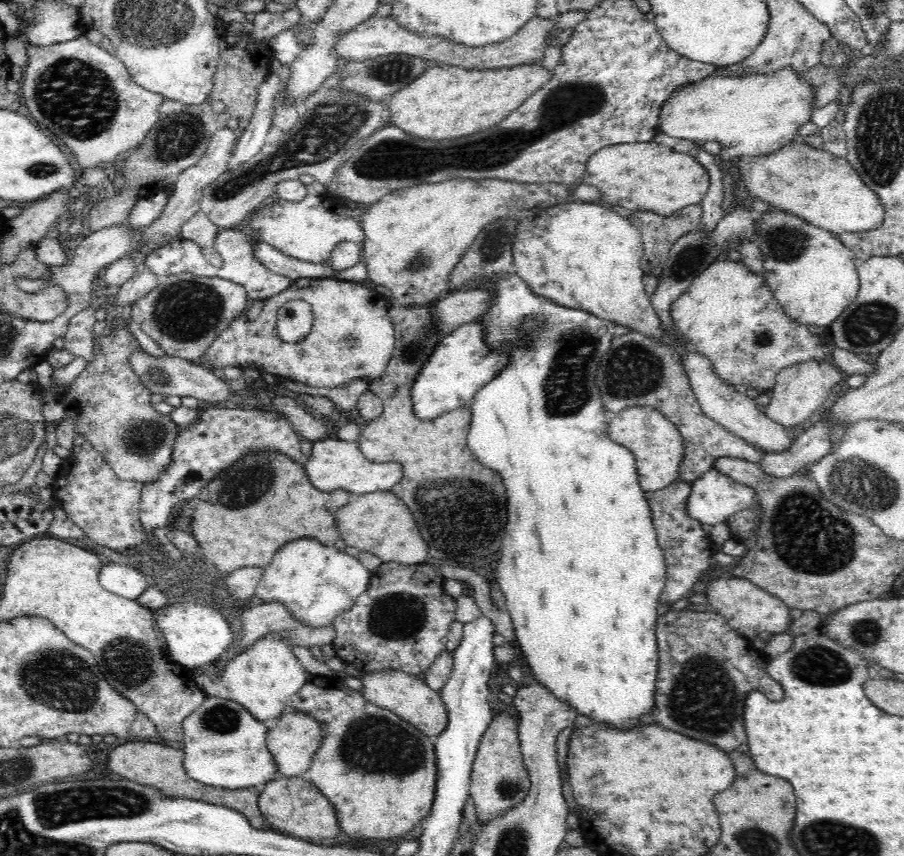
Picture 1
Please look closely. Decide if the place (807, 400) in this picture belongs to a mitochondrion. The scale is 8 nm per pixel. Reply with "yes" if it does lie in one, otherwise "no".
no

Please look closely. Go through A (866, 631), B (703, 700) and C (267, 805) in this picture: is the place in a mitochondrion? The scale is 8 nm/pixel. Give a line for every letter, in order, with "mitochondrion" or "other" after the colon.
A: mitochondrion
B: mitochondrion
C: other

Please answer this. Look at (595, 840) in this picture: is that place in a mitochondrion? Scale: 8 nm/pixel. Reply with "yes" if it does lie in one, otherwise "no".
no

